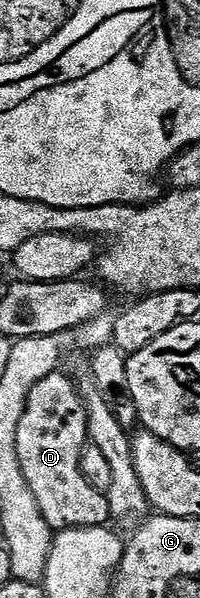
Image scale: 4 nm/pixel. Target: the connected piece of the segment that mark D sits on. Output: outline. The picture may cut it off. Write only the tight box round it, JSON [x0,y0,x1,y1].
[16,370,110,530]

